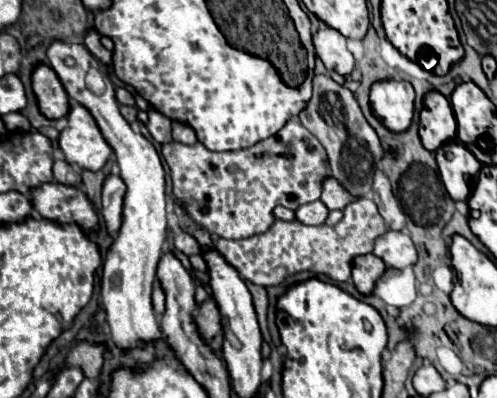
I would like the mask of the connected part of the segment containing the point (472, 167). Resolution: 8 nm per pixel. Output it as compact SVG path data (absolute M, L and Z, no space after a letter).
M447 142L437 152L437 164L441 180L453 200L467 200L471 196L471 188L475 184L475 176L479 174L479 160L463 148L459 142Z

